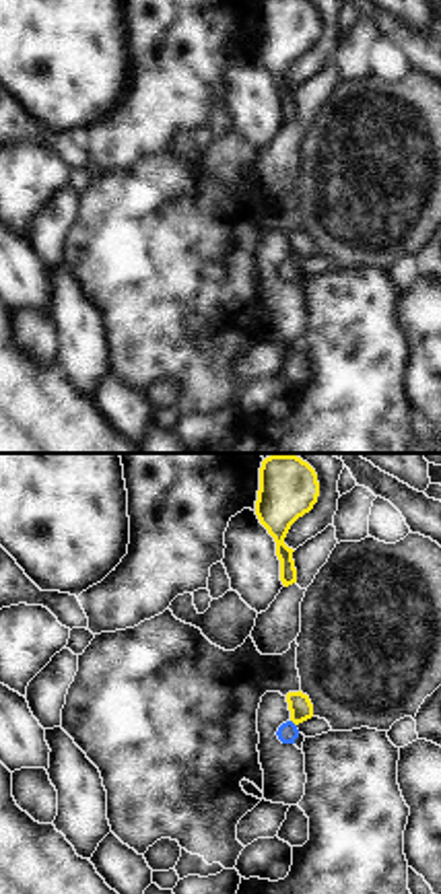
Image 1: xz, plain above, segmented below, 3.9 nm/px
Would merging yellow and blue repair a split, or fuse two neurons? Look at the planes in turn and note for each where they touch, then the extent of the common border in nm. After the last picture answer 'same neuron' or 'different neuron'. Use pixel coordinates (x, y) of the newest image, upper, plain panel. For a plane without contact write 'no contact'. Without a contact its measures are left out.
(293, 260) | 40 nm

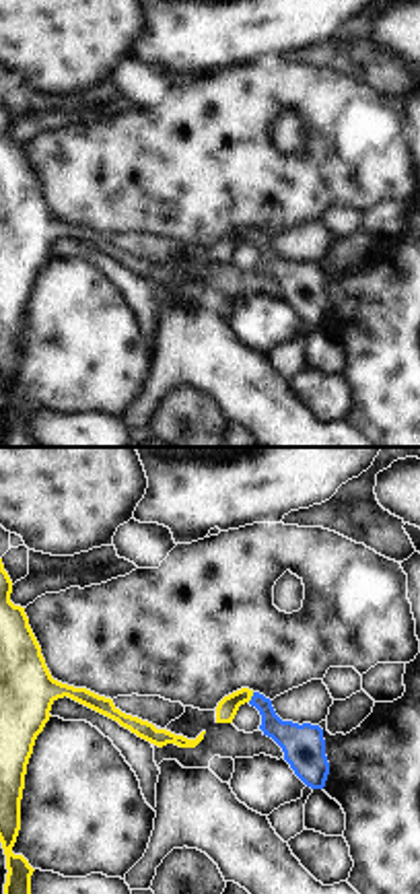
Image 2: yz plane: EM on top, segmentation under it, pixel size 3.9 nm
(252, 233) | 50 nm

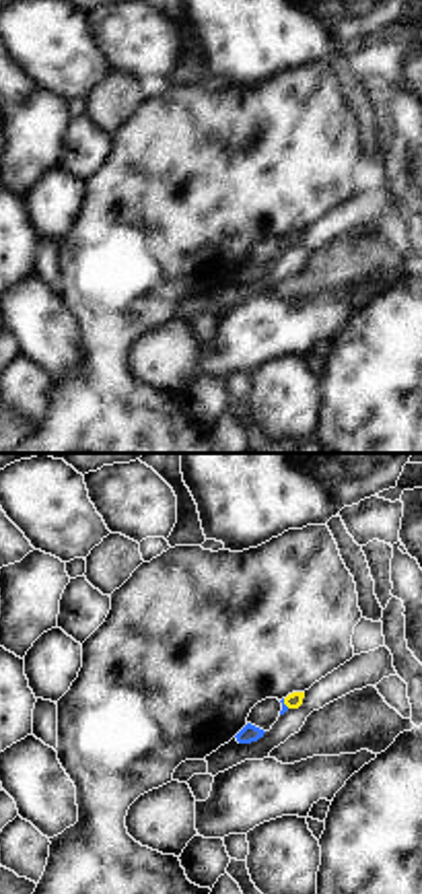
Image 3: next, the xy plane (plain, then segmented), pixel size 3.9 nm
(285, 242) | 50 nm

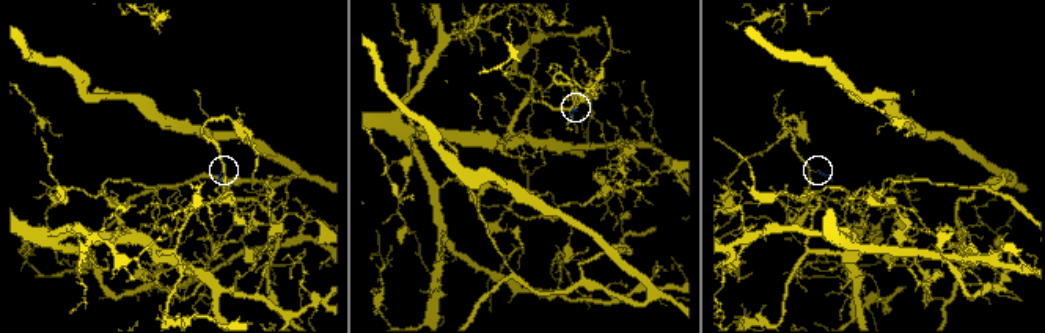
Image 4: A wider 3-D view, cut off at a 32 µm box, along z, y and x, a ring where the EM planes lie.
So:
same neuron

